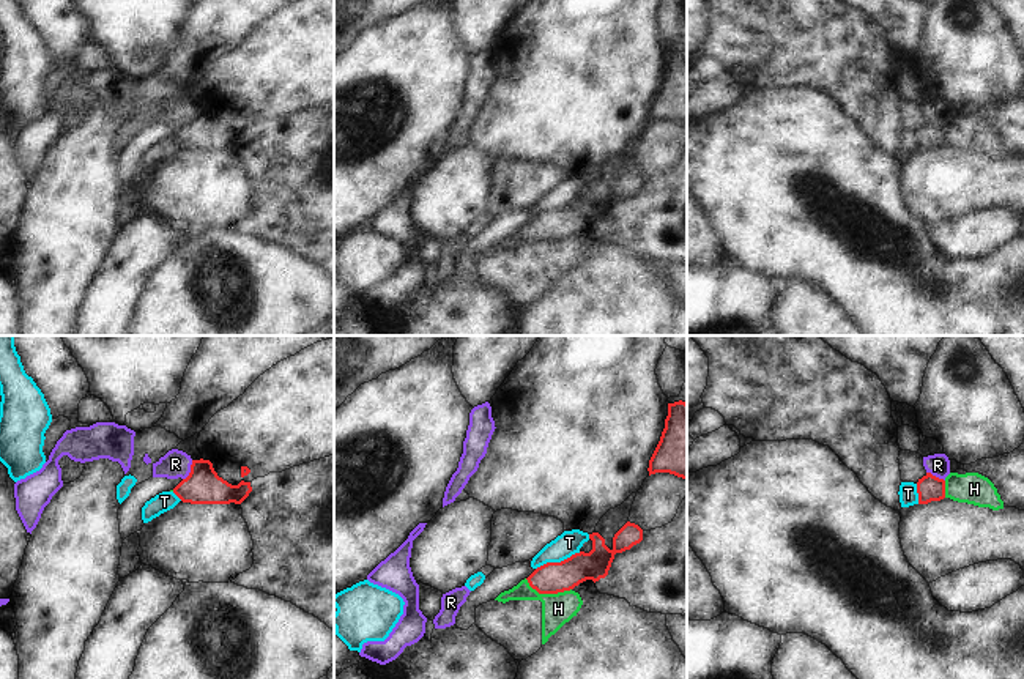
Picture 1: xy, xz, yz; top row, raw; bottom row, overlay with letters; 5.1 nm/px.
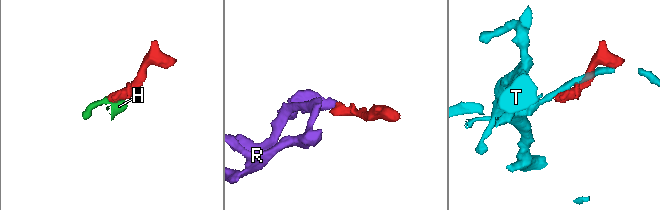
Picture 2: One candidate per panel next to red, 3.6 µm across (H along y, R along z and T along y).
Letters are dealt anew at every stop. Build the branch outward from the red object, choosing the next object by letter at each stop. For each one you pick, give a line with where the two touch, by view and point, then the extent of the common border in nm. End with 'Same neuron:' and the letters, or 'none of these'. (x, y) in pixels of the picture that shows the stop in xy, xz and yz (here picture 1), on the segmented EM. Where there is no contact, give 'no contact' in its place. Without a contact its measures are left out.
H: xz (547, 593) | 240 nm
Same neuron: H

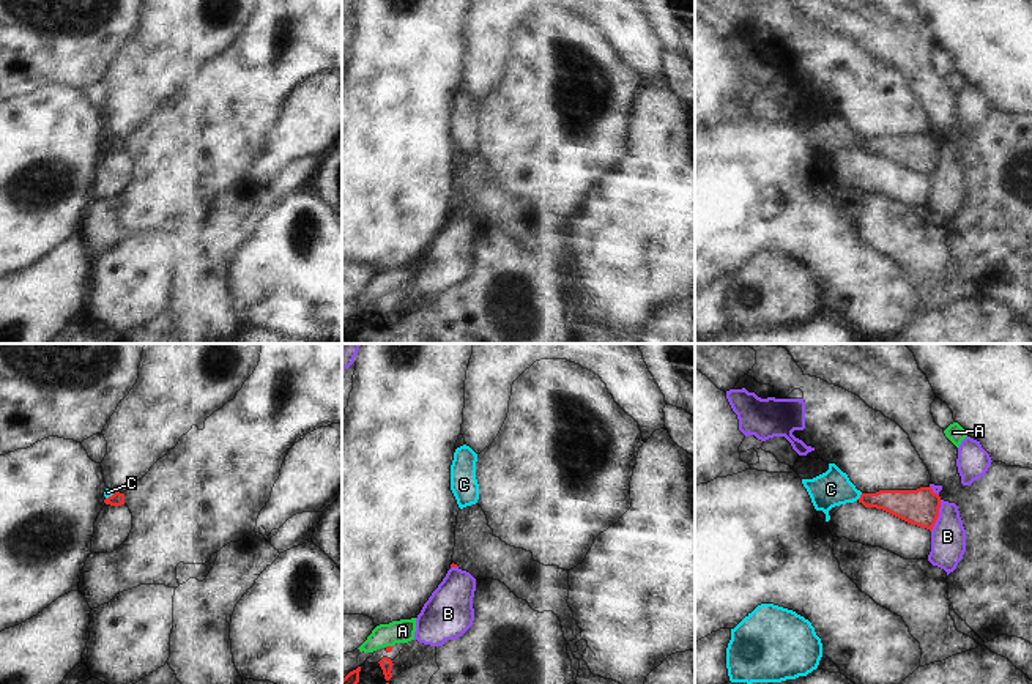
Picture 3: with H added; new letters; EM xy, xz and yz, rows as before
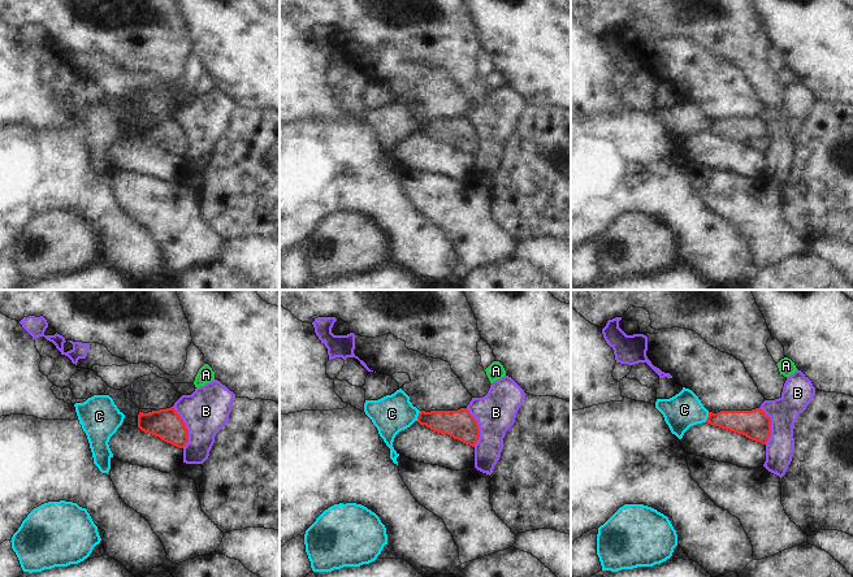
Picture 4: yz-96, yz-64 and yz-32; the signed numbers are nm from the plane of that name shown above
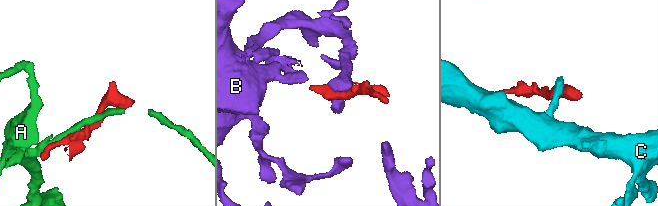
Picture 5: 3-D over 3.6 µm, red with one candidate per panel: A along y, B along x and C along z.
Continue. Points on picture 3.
C: yz (861, 497) | 40 nm
Same neuron: C

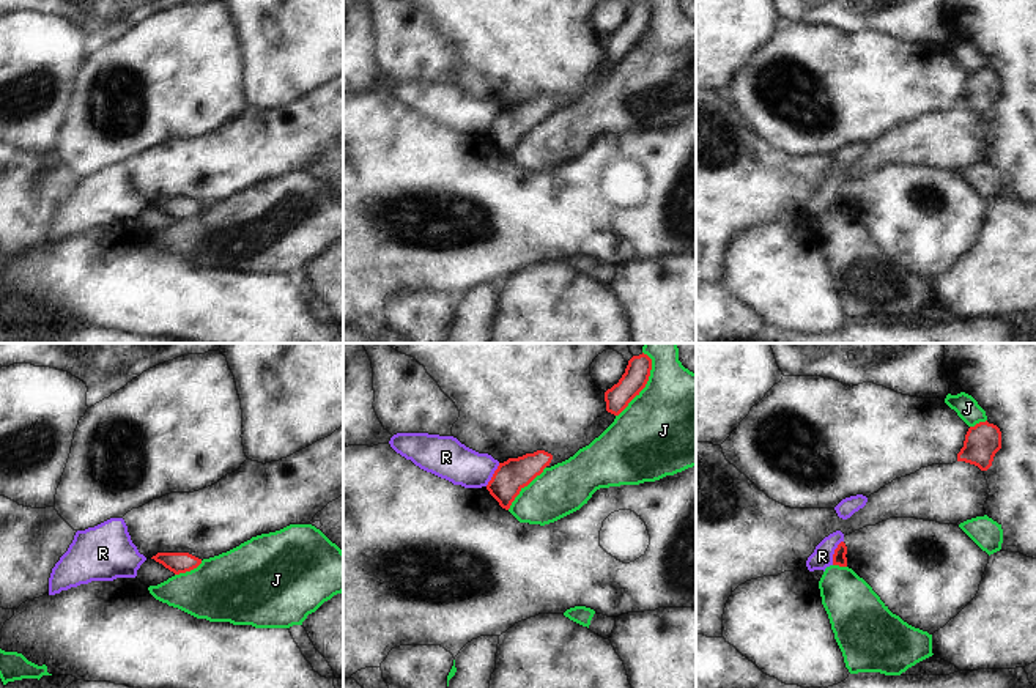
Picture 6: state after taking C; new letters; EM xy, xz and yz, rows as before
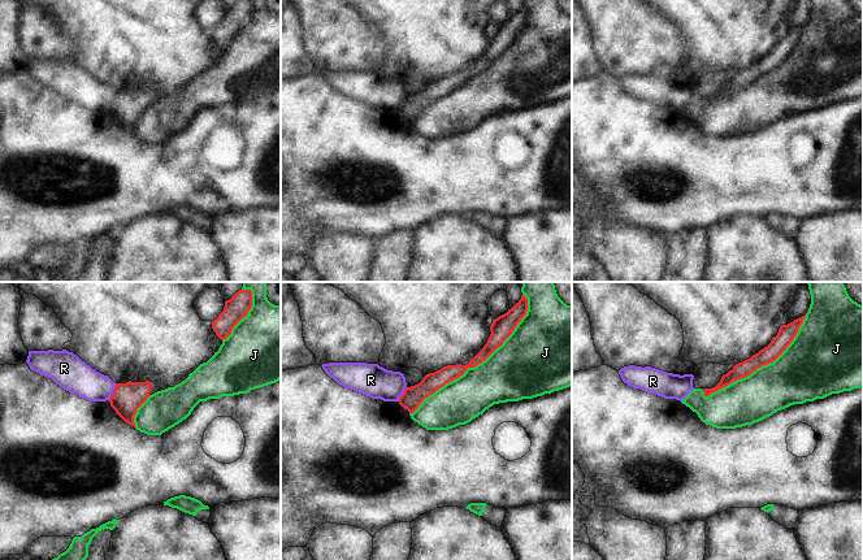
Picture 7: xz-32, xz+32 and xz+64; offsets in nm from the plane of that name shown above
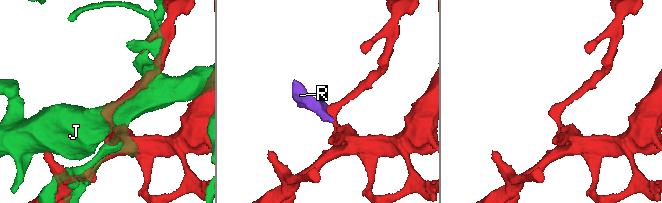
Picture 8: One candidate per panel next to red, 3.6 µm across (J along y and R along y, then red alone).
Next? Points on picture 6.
R: yz (835, 553) | 140 nm
Same neuron: R

